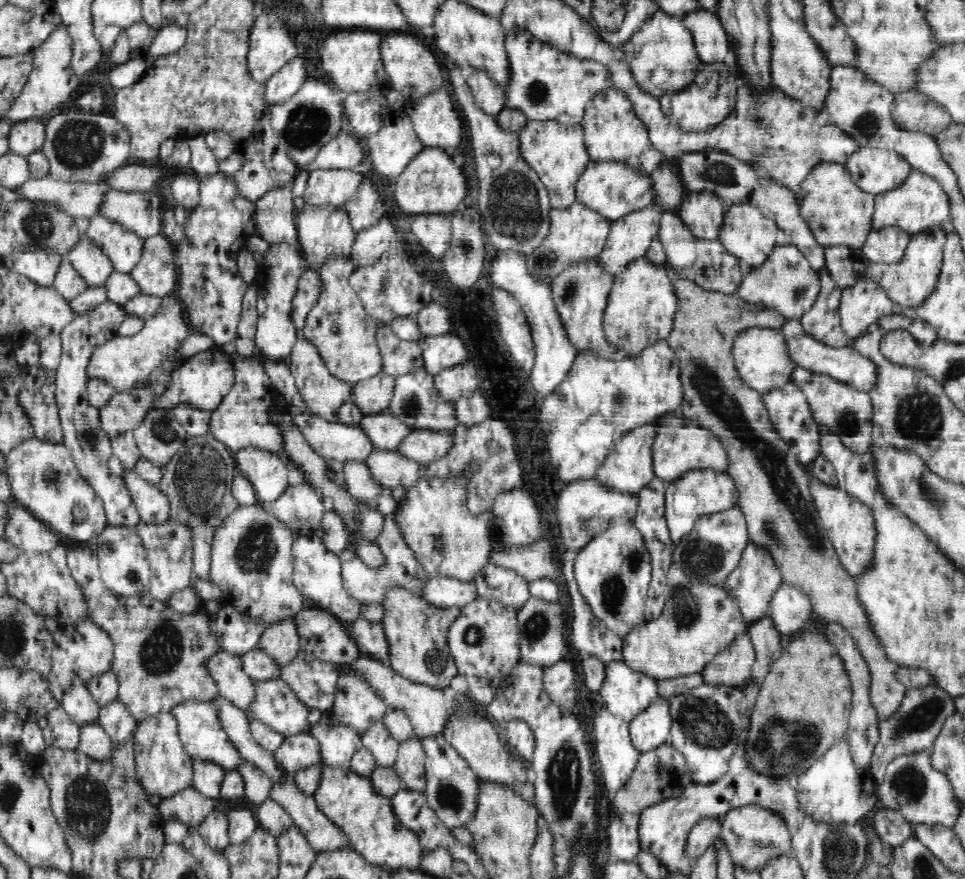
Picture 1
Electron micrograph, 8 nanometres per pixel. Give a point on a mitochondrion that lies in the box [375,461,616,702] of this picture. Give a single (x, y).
(537, 626)

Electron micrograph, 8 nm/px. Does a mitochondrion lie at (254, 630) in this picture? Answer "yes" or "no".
no

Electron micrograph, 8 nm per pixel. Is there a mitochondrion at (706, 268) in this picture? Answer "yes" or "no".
yes

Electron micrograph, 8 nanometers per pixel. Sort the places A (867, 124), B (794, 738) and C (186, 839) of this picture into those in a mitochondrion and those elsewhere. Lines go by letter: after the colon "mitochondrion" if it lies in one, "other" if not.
A: mitochondrion
B: mitochondrion
C: other

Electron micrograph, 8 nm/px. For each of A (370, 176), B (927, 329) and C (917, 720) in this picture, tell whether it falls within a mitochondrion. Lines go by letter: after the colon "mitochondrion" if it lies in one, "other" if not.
A: other
B: other
C: mitochondrion

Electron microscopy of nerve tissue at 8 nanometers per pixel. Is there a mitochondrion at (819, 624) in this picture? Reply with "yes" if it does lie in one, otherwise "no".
no

